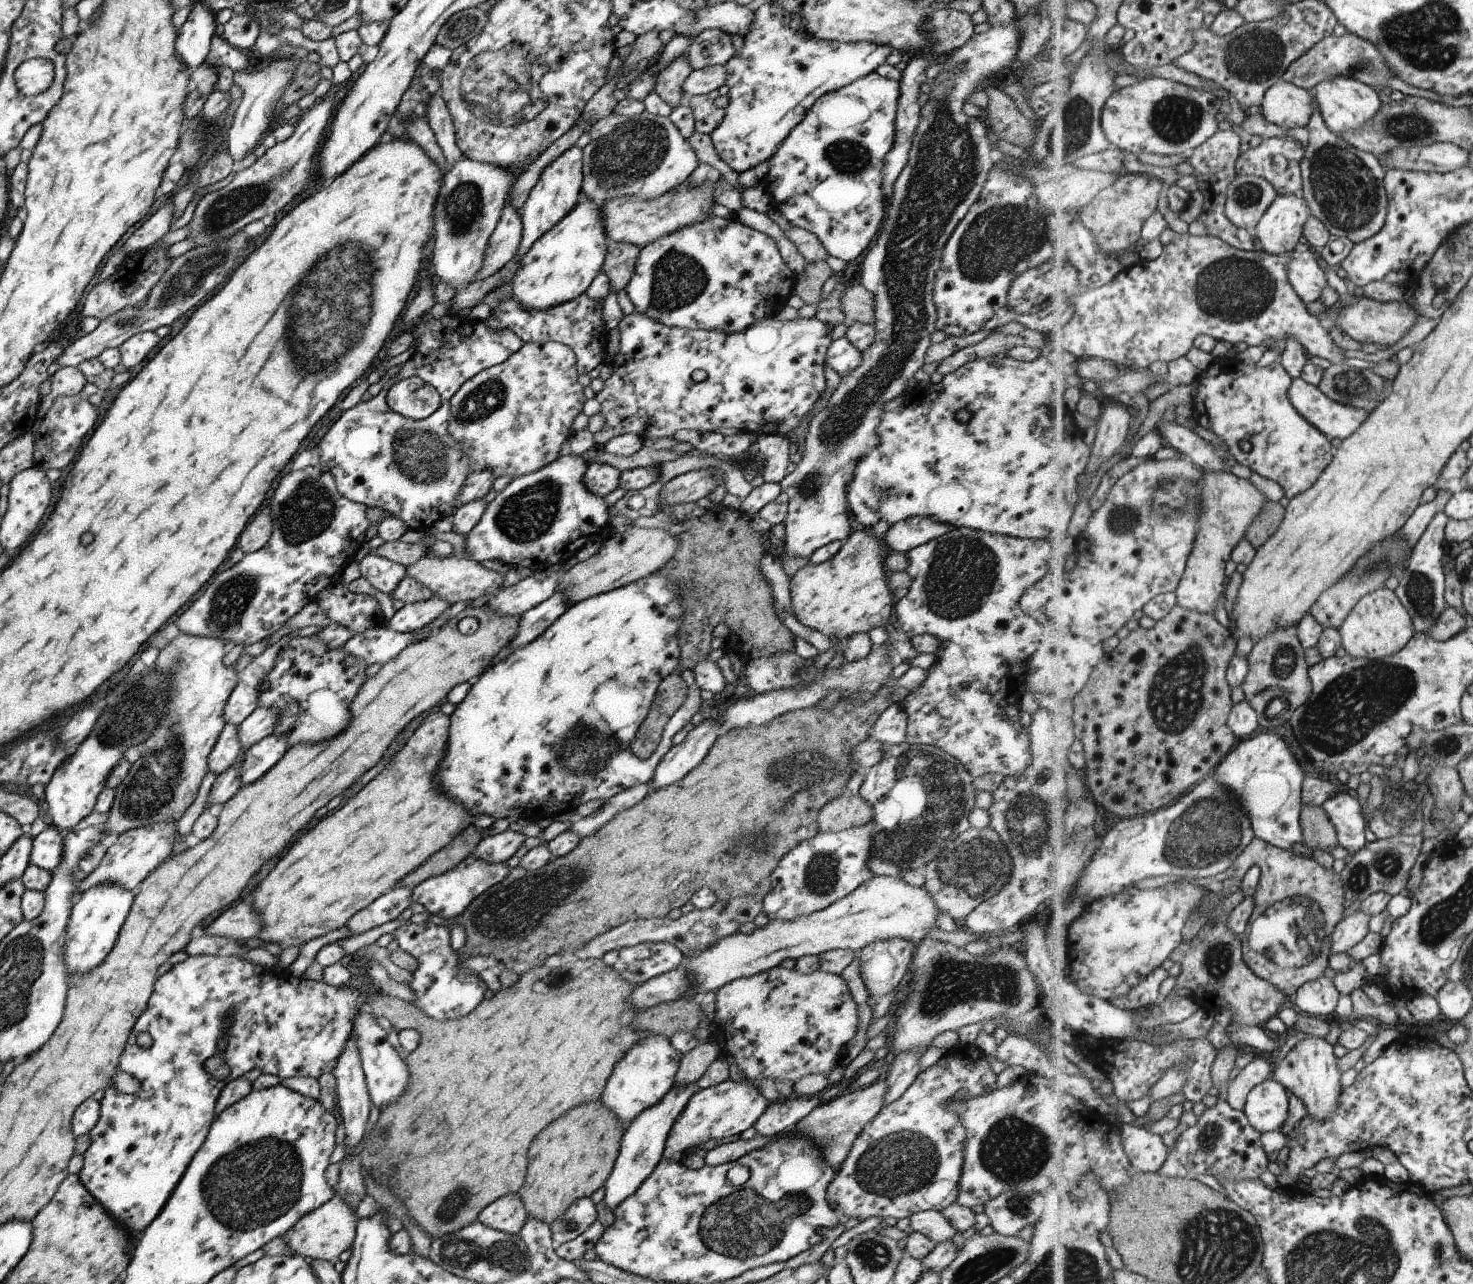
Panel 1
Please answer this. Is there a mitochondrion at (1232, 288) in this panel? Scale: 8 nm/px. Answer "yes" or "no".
yes

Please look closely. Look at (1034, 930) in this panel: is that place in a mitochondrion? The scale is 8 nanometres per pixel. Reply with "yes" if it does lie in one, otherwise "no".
no

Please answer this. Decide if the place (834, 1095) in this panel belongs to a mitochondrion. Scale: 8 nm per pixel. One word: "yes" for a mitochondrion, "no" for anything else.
no

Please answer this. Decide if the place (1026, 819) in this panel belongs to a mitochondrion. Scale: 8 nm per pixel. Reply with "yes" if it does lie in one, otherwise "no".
yes

